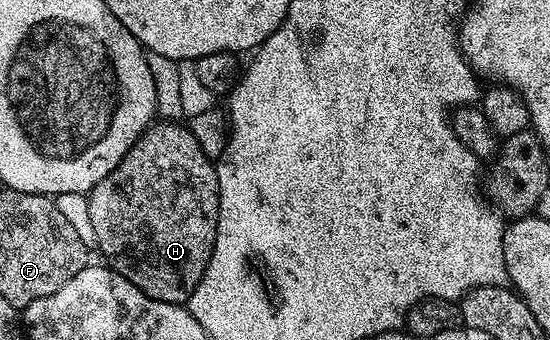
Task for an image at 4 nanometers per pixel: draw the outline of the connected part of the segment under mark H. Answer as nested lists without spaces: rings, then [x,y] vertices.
[[[160,120],[158,123],[148,125],[146,131],[137,139],[137,143],[133,143],[133,147],[125,155],[125,159],[121,159],[121,163],[117,163],[115,170],[109,175],[105,175],[105,179],[101,179],[101,183],[97,183],[97,187],[93,187],[91,192],[86,194],[86,199],[89,203],[91,233],[95,237],[97,249],[103,252],[104,258],[102,257],[102,260],[110,268],[117,270],[125,279],[129,279],[129,283],[133,283],[138,287],[145,296],[164,301],[165,303],[183,305],[190,302],[197,283],[201,283],[201,275],[205,275],[205,267],[211,258],[213,243],[217,235],[219,184],[217,183],[215,167],[216,162],[205,155],[205,151],[197,144],[195,136],[192,135],[190,128],[186,124]]]

